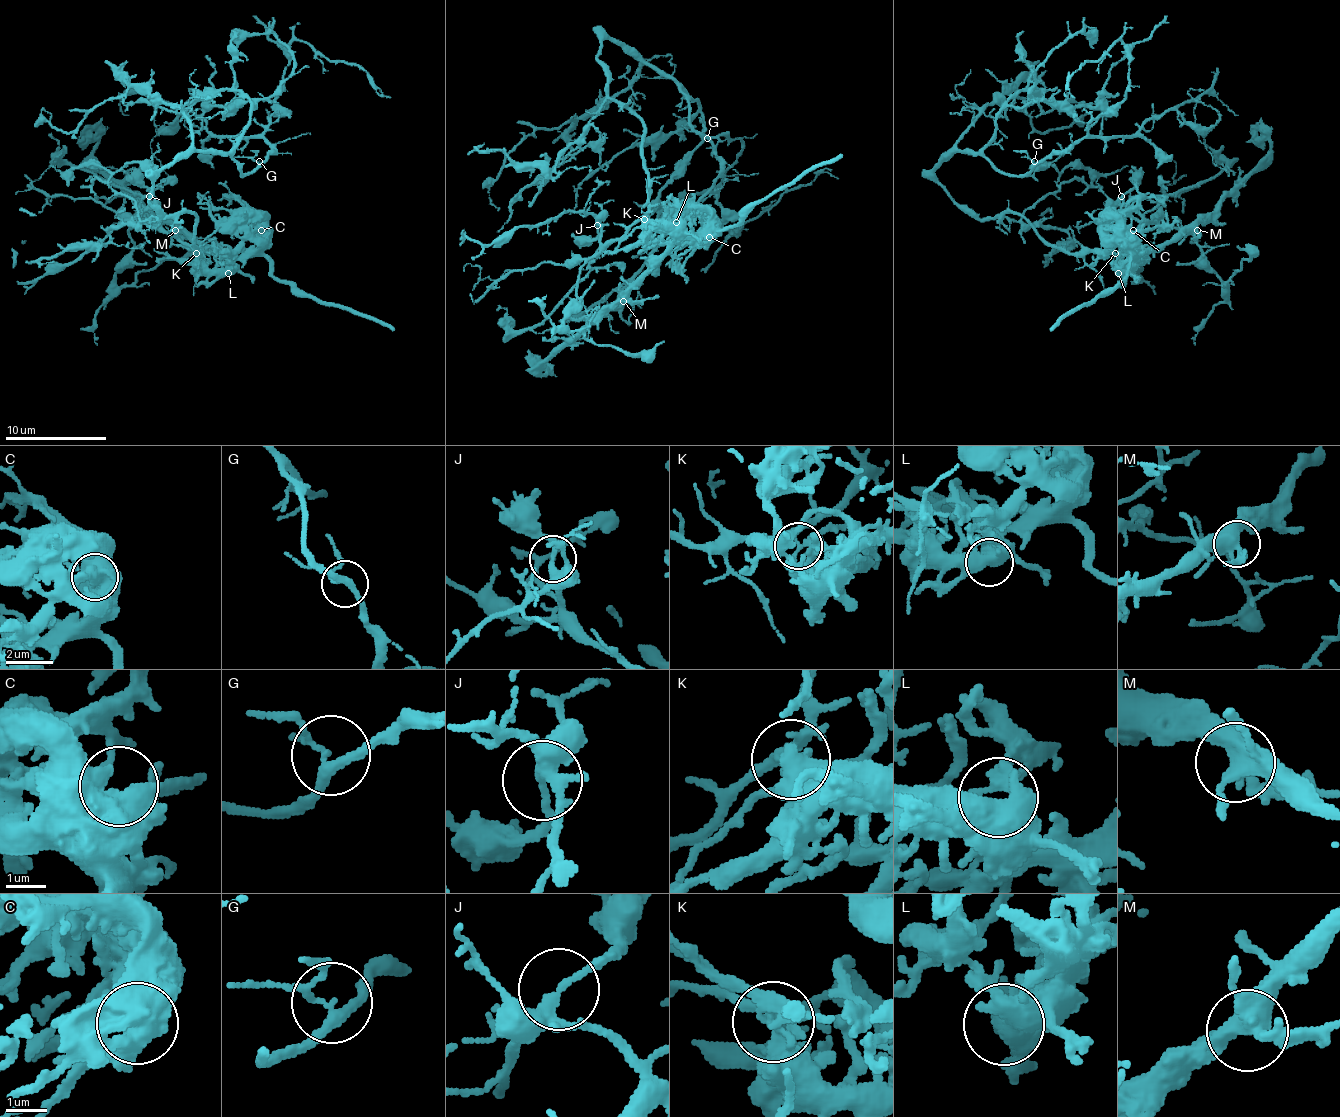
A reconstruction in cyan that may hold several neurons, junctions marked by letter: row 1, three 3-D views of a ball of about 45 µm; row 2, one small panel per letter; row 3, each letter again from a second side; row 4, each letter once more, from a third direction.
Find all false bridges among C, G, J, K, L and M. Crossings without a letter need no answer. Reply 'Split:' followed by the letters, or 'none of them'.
Split: K

